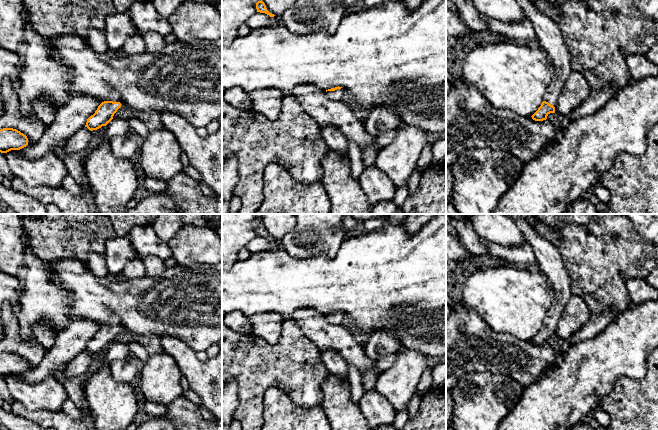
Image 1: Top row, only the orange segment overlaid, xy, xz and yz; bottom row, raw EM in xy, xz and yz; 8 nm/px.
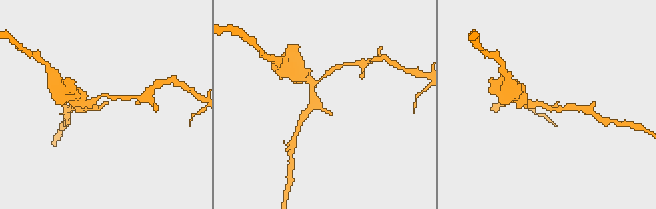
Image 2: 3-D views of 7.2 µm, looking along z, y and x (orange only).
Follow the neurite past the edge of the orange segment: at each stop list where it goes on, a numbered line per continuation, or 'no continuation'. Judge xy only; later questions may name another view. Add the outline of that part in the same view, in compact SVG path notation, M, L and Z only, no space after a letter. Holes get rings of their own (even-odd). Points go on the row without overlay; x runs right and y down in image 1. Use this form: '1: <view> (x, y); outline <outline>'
1: xy (115, 321); outline M113 316L112 318L109 319L107 325L120 326L121 321L120 321L119 317Z

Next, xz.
1: xz (336, 319); outline M341 312L341 313L337 313L335 315L327 315L326 319L331 324L336 324L336 325L340 324L341 325L344 317L345 317L345 314L343 312Z

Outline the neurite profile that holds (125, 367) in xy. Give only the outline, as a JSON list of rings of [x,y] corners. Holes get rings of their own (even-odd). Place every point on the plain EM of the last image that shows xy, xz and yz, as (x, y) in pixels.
[[[114,342],[106,349],[104,361],[116,381],[131,385],[138,380],[143,365],[128,344],[121,342]]]

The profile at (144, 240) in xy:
[[[151,225],[135,226],[128,236],[133,248],[141,258],[154,255],[165,261],[173,256],[168,243],[157,236]]]

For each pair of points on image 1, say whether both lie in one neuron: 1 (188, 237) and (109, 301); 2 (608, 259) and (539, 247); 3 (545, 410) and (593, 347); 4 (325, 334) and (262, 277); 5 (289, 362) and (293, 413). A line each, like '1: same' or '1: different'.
1: different
2: different
3: same
4: different
5: different

